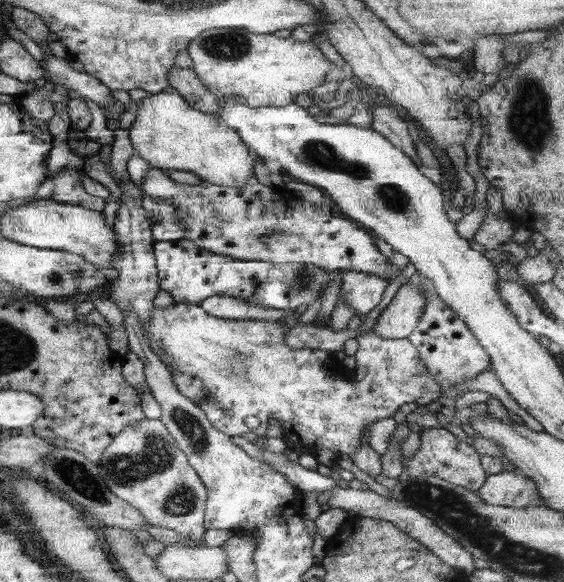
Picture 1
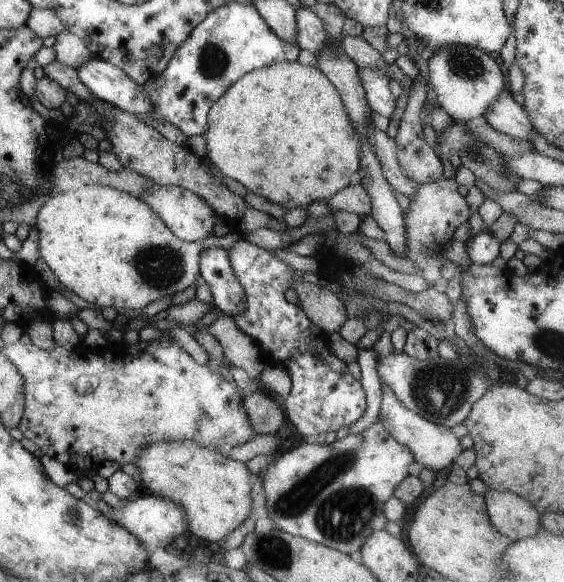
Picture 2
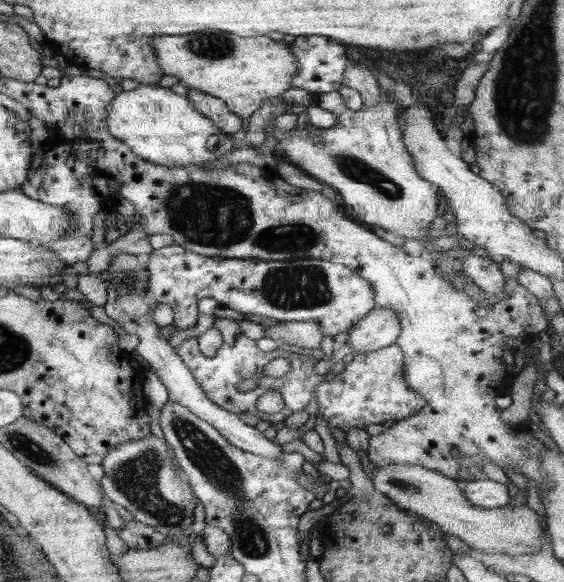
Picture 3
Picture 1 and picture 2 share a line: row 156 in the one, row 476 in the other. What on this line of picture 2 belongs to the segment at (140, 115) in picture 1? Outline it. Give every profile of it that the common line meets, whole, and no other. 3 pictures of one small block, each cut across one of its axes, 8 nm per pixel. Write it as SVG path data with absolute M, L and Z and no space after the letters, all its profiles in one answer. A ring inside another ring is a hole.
M160 441L143 448L139 452L135 464L140 471L140 484L150 490L153 495L163 496L177 502L185 510L190 531L196 534L198 538L208 540L210 543L218 543L224 539L233 542L237 539L239 526L252 512L250 489L255 477L246 467L246 463L233 461L221 455L220 452L208 450L208 448L192 441Z

